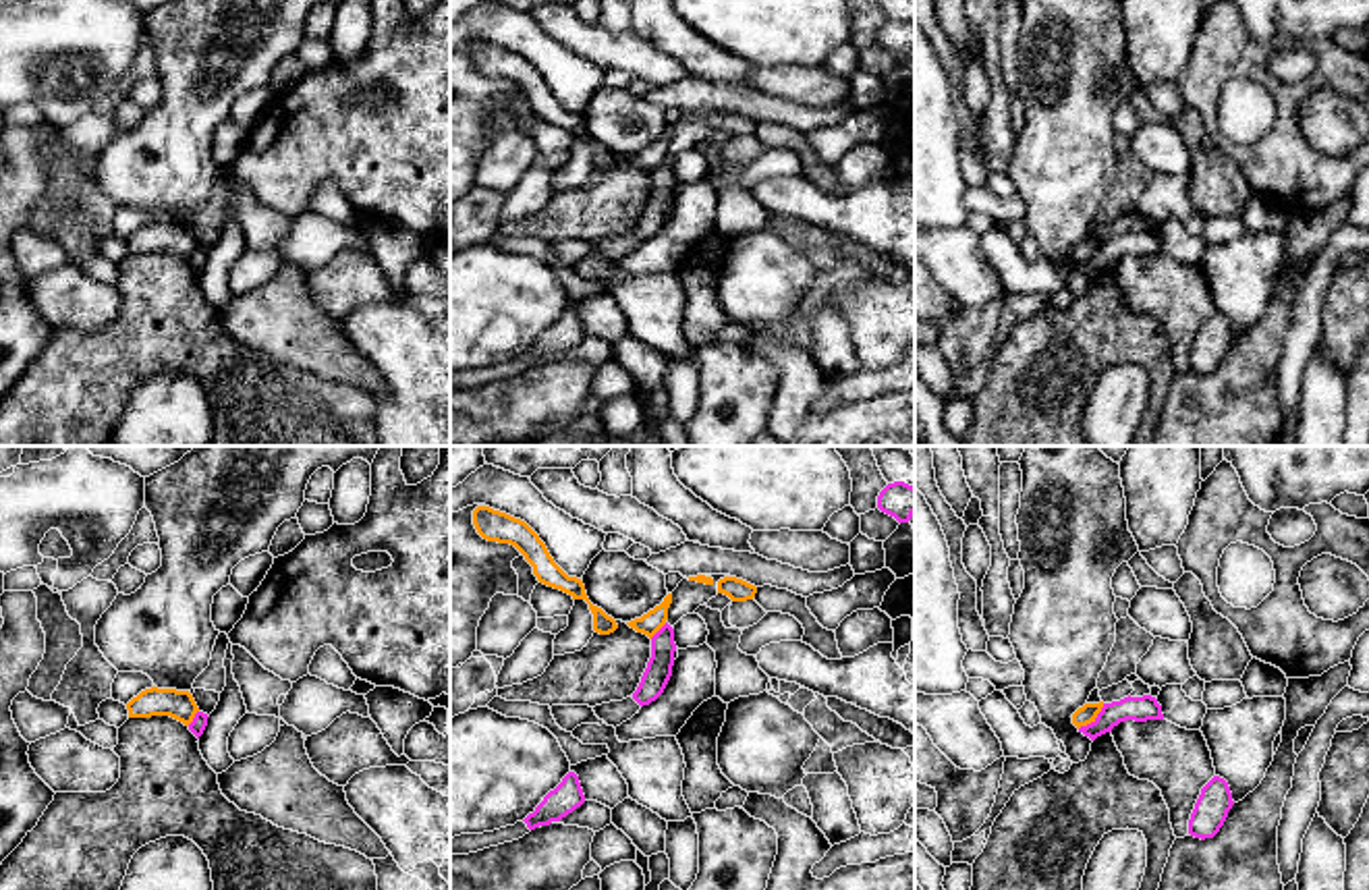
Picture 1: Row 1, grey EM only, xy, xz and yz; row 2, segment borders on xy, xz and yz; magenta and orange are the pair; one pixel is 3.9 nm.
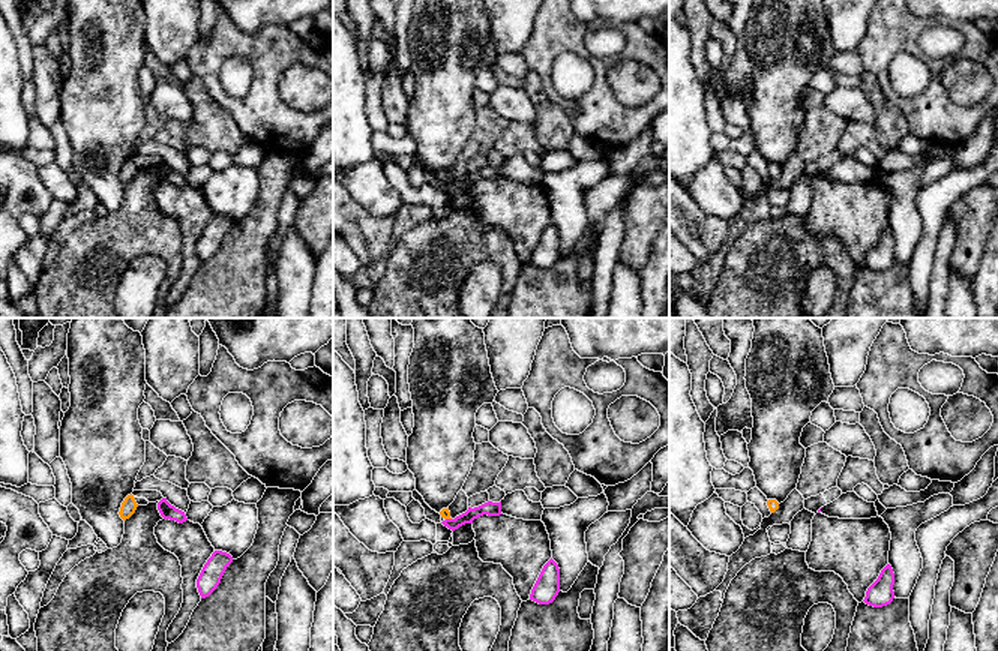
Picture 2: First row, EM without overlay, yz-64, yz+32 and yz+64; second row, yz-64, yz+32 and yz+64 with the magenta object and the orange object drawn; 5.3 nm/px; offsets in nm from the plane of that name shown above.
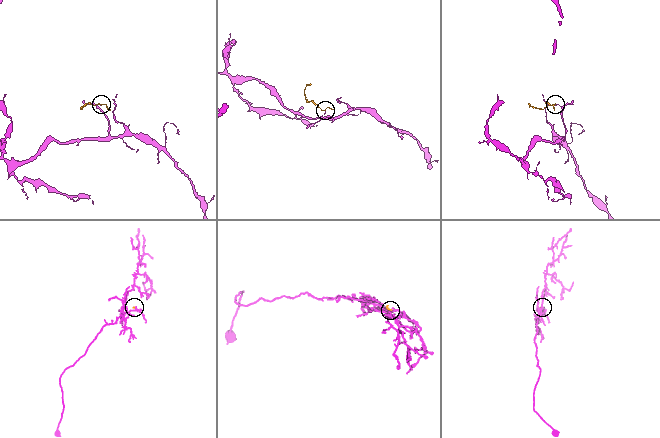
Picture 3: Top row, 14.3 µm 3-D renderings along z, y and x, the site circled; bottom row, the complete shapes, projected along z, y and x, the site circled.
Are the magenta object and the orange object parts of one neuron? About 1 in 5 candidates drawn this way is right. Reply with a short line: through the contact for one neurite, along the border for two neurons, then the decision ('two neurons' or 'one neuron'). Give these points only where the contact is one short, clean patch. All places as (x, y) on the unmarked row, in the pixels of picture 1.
yz (1104, 239), (1079, 264) | two neurons

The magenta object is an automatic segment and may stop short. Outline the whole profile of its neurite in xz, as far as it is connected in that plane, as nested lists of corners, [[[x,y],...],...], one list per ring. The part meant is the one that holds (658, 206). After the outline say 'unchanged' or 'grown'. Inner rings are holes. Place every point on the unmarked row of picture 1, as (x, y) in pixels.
[[[666,158],[653,172],[651,172],[651,193],[647,197],[647,203],[641,212],[641,218],[637,226],[633,228],[633,234],[643,243],[655,237],[670,212],[674,201],[674,164]]]; unchanged

